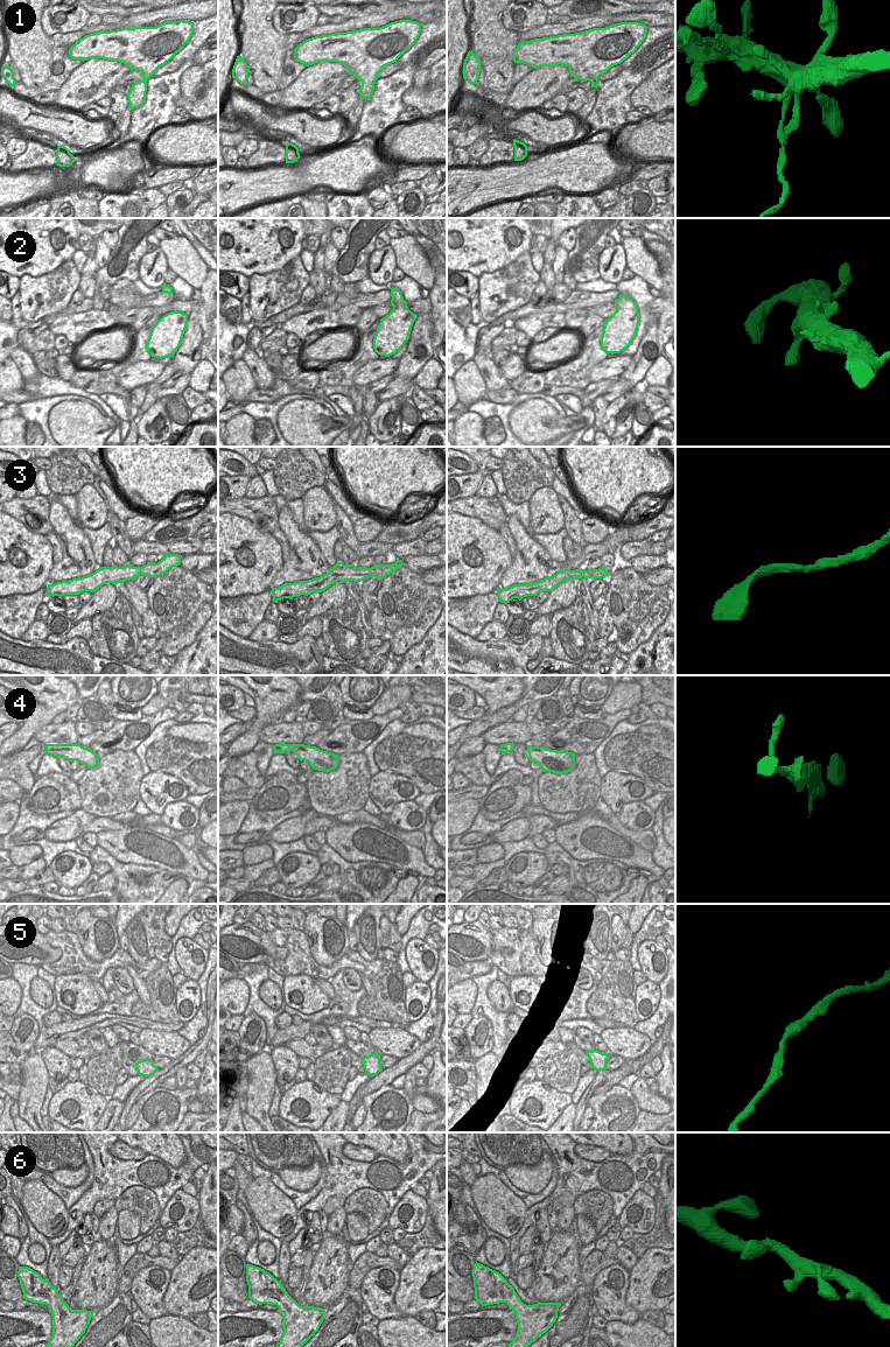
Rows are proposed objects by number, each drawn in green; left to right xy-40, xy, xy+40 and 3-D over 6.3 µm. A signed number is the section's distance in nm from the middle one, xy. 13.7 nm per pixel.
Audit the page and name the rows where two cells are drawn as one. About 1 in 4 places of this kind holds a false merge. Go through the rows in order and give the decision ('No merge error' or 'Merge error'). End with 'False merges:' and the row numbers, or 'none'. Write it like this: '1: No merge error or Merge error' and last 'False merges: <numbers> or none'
1: Merge error
2: No merge error
3: No merge error
4: No merge error
5: No merge error
6: No merge error
False merges: 1.

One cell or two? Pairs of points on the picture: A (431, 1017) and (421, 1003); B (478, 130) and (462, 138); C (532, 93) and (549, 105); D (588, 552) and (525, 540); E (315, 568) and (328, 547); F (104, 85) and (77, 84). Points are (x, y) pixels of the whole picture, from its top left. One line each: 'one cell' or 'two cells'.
A: two cells
B: one cell
C: two cells
D: one cell
E: two cells
F: one cell

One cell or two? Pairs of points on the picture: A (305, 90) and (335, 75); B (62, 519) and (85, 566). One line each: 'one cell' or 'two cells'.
A: one cell
B: one cell

